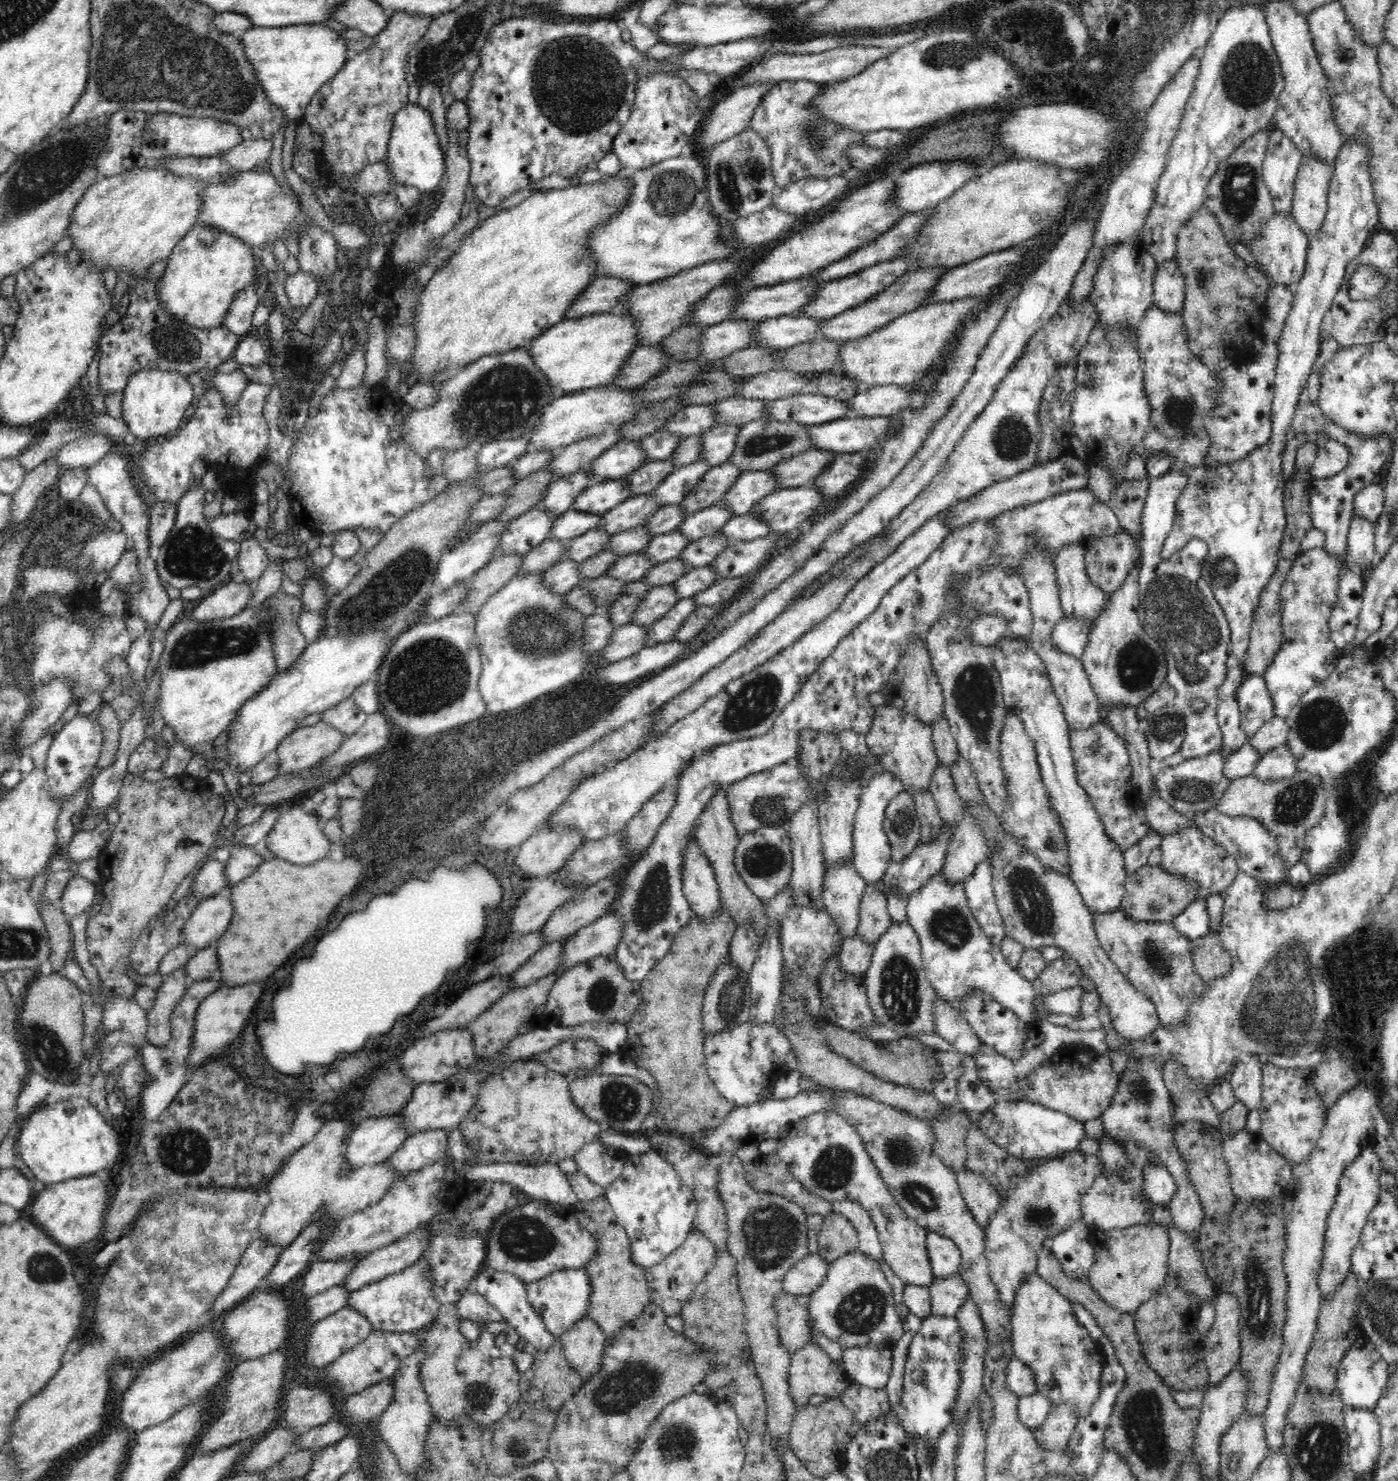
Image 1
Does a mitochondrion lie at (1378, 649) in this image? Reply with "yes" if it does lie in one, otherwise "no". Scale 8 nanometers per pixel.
no

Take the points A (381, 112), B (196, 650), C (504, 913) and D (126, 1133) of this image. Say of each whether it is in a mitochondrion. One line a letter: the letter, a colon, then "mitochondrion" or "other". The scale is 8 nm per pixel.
A: other
B: mitochondrion
C: other
D: other

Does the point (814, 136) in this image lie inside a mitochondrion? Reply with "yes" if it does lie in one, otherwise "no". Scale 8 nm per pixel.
yes

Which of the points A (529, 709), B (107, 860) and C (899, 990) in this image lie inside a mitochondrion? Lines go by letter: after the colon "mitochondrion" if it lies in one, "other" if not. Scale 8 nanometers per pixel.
A: other
B: other
C: mitochondrion

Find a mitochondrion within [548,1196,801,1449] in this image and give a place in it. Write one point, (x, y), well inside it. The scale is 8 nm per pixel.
(623, 1388)

